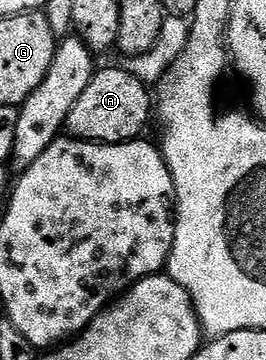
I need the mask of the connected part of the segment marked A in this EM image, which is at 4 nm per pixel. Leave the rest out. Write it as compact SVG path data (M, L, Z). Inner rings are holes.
M112 66L93 73L86 92L82 92L74 108L70 108L66 130L81 142L101 142L103 146L135 142L143 135L140 133L147 128L148 117L151 119L153 114L154 98L149 87L128 69Z

